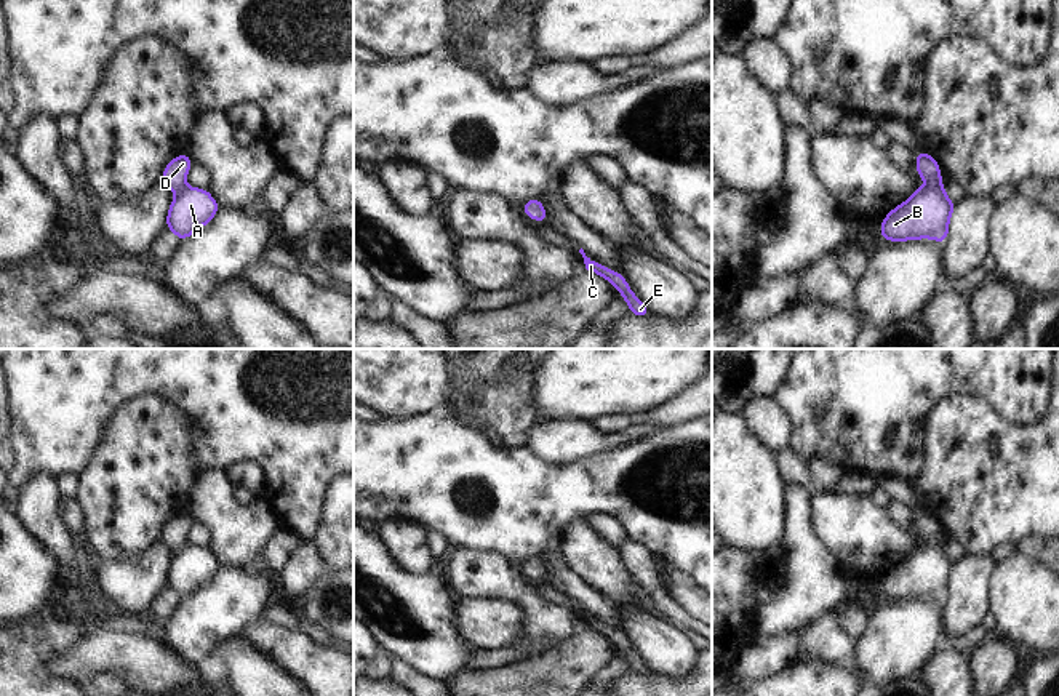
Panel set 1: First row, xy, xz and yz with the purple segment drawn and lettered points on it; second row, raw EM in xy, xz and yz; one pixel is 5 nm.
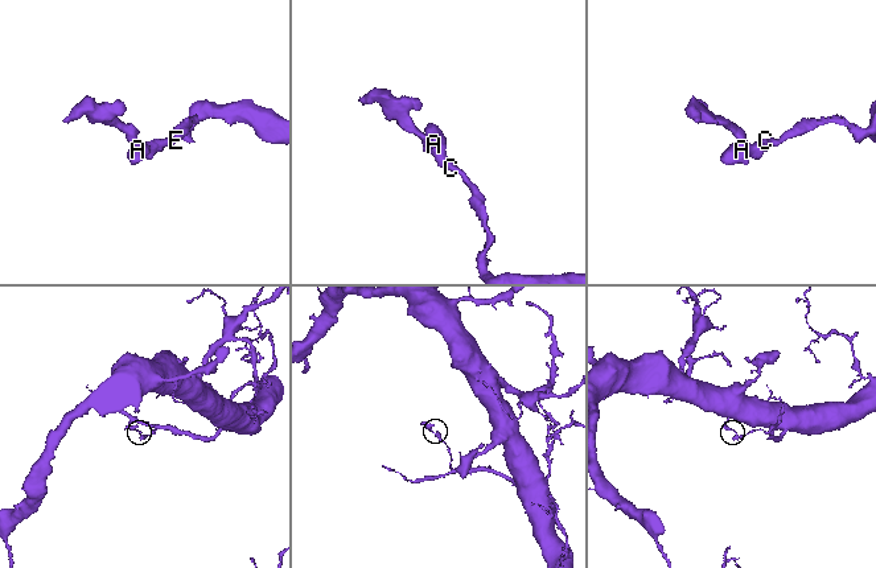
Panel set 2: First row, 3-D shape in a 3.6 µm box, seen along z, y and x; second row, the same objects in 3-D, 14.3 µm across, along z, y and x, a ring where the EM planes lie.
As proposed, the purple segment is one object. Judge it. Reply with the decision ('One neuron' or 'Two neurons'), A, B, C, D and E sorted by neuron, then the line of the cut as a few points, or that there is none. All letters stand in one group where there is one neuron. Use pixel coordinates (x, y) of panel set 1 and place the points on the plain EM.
Two neurons. Groups: A B C E / D. Split along yz (928, 541), (941, 543)

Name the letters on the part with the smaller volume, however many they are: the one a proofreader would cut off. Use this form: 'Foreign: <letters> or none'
Foreign: D

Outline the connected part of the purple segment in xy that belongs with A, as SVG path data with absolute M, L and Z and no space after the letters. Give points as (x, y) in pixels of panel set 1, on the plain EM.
M182 544L170 563L166 587L184 598L206 584L221 568L206 547Z

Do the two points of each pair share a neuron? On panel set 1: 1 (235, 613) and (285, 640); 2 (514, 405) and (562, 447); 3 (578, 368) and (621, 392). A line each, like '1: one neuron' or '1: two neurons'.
1: two neurons
2: two neurons
3: one neuron

